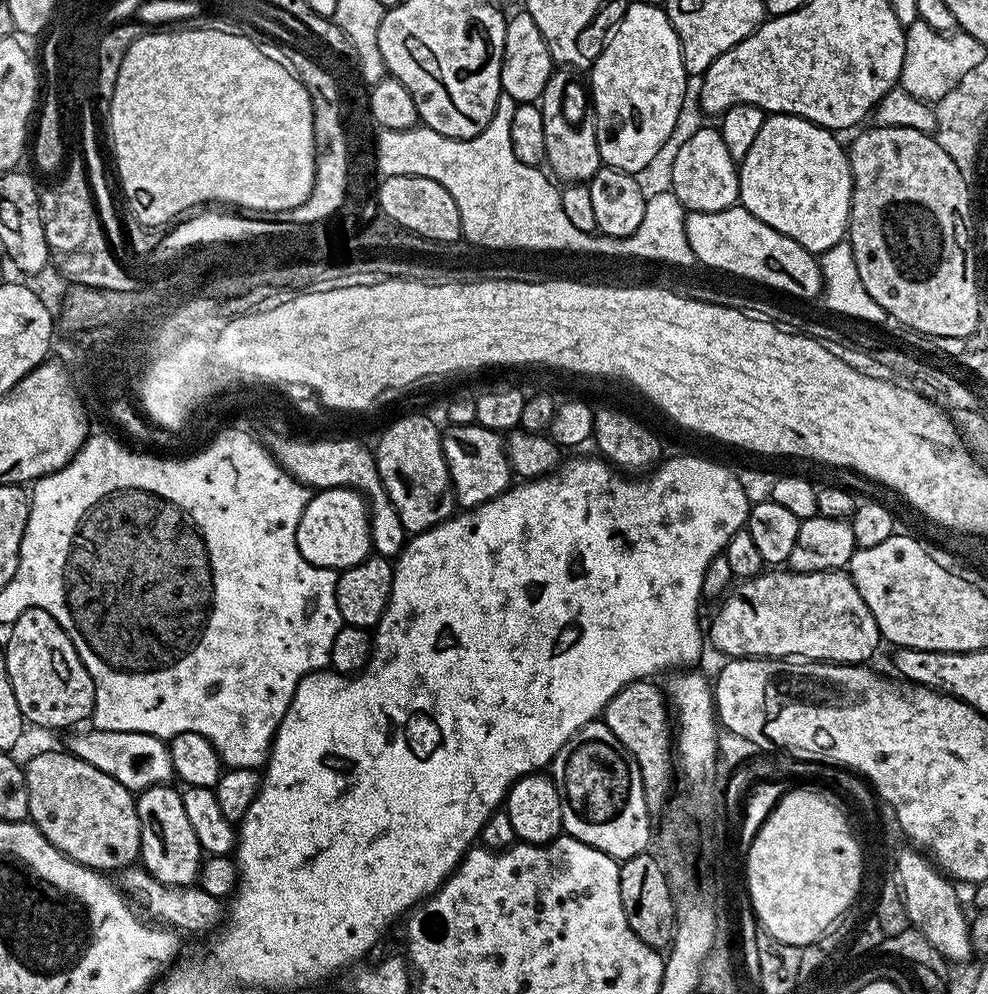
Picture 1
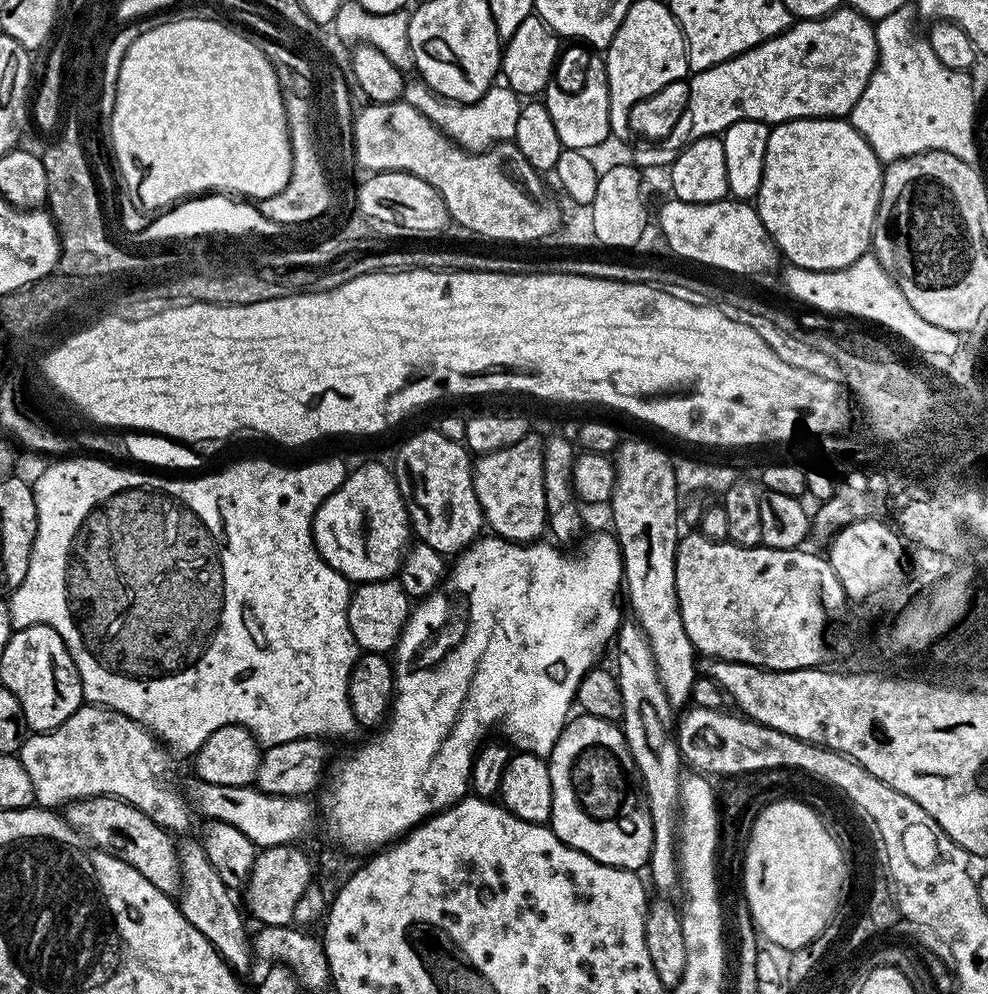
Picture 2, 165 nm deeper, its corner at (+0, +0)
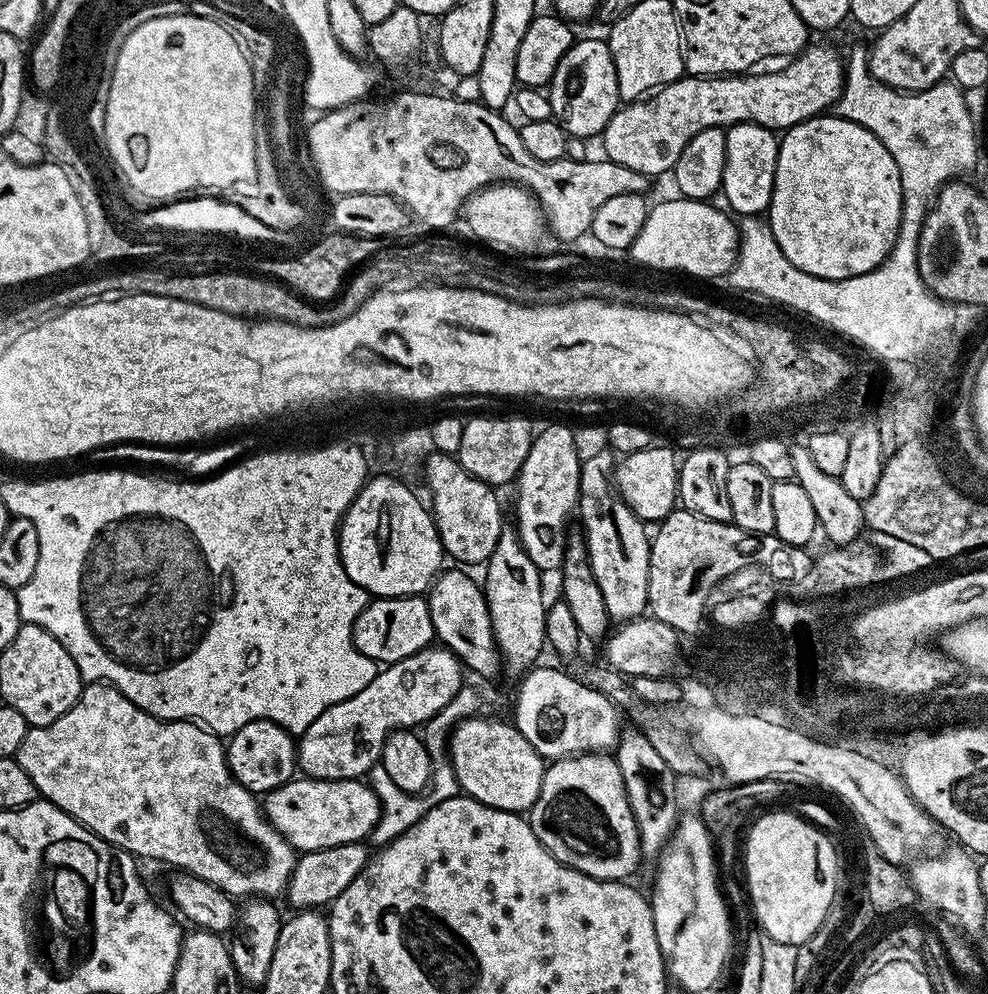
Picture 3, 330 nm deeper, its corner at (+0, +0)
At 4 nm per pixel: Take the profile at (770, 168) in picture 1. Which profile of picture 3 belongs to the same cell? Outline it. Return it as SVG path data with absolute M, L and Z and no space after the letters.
M821 114L812 117L811 120L804 120L800 124L794 125L793 128L787 129L779 137L779 142L780 149L778 150L776 173L774 174L772 205L768 207L766 223L771 228L782 254L786 254L786 258L790 258L790 262L794 262L794 266L798 266L798 270L823 280L845 280L851 276L866 274L877 268L890 254L902 218L902 178L894 158L890 158L890 150L886 150L886 146L882 146L879 138L870 134L870 130L866 130L849 120L844 120L835 114Z

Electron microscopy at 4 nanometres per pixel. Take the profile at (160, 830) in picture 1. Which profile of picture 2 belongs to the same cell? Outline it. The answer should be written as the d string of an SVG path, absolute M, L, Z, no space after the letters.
M199 839L184 840L178 844L180 854L180 890L178 893L178 903L180 912L210 941L218 950L218 954L237 973L244 974L244 971L251 966L254 961L254 952L250 947L250 932L244 929L244 916L240 913L238 905L232 901L233 889L218 878L218 870L210 866L206 858L206 850Z

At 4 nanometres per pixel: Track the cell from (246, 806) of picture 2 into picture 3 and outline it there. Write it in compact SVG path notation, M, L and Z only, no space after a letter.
M293 778L263 797L262 811L297 853L303 854L339 844L361 843L375 830L381 808L375 790L363 779Z

